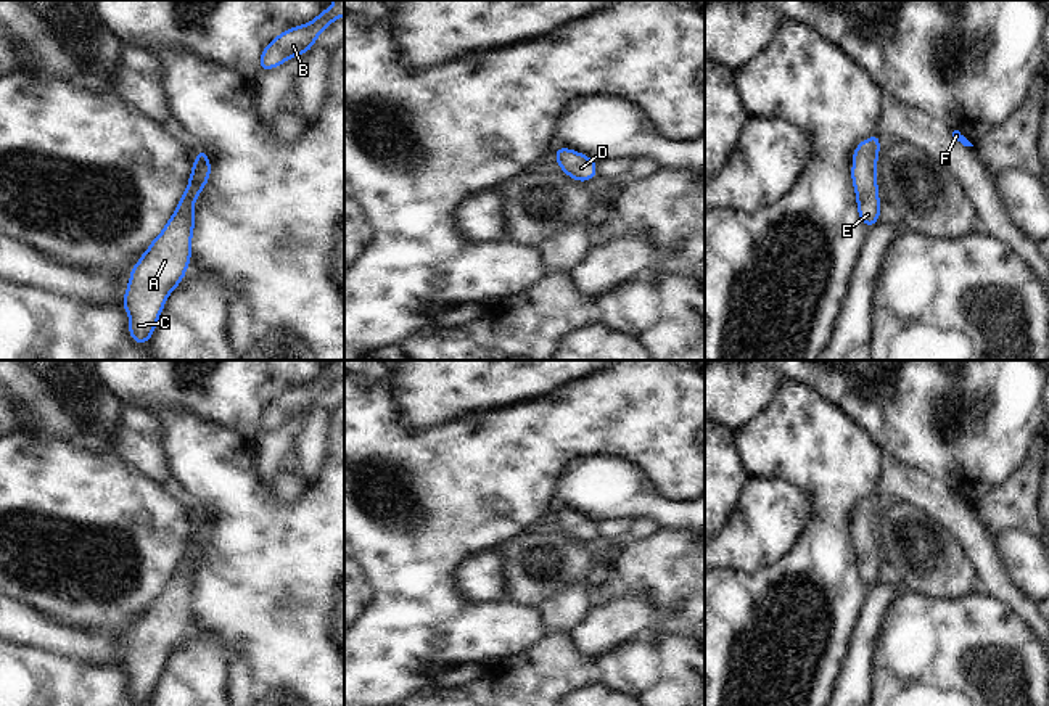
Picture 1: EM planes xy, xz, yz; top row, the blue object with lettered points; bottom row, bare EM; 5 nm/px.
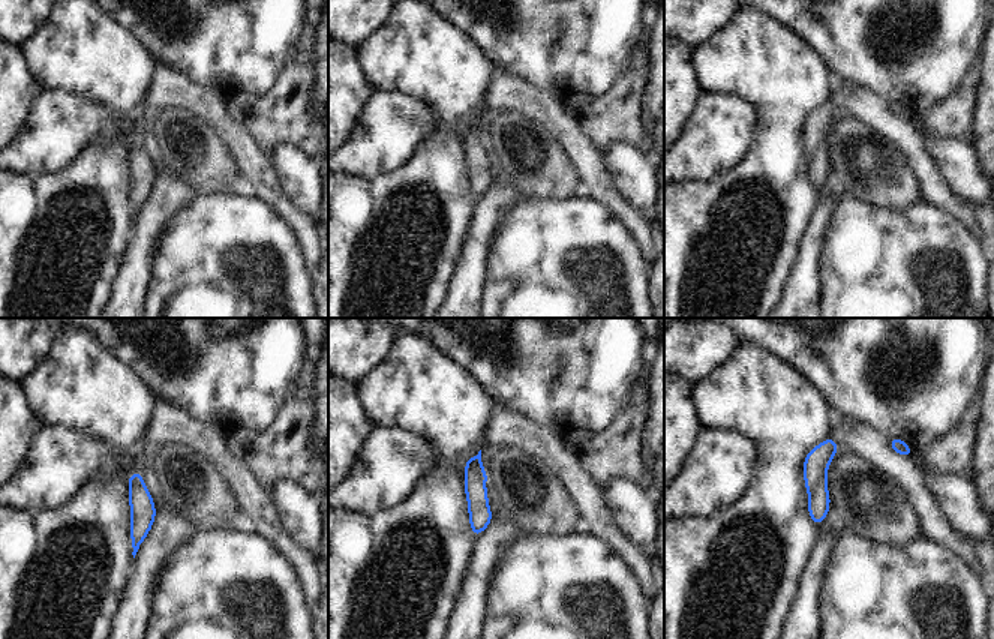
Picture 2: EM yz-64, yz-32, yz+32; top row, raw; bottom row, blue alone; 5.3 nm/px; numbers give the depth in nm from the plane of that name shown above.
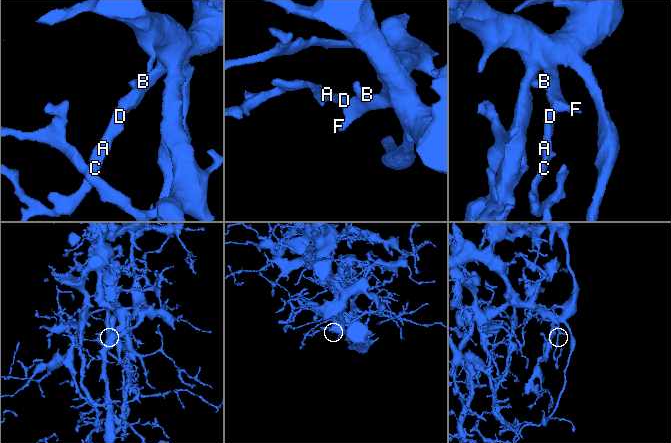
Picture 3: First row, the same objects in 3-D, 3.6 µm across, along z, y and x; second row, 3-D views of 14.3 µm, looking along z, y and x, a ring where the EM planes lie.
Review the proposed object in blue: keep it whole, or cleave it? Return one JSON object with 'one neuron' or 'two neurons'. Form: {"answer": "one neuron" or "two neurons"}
{"answer": "one neuron"}

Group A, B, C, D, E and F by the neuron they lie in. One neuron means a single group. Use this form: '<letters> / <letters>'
A B C D E F

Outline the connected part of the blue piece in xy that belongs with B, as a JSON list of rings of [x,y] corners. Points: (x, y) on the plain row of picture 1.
[[[333,360],[331,367],[320,371],[312,381],[283,391],[262,410],[259,429],[269,431],[286,423],[290,418],[309,413],[319,396],[343,376],[344,360]]]

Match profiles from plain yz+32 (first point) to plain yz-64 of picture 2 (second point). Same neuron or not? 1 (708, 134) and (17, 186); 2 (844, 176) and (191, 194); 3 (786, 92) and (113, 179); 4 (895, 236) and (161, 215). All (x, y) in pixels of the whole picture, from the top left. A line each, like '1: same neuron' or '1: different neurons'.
1: different neurons
2: different neurons
3: same neuron
4: different neurons

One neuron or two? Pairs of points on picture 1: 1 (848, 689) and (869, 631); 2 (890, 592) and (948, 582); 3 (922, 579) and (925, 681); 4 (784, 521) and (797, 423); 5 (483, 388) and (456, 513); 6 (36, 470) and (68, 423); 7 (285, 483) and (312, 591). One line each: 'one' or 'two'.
1: one
2: two
3: two
4: two
5: two
6: two
7: two

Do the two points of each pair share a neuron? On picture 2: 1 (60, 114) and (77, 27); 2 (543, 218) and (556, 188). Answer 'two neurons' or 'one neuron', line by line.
1: two neurons
2: two neurons

